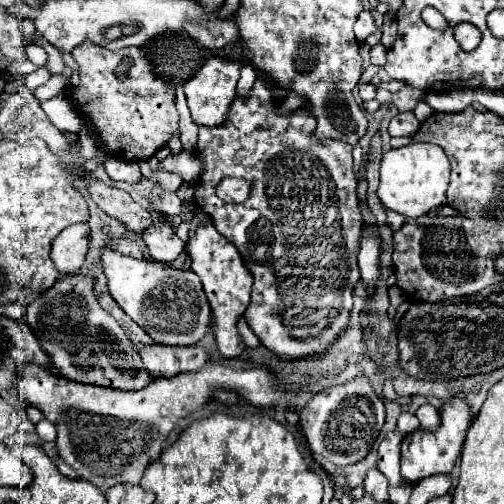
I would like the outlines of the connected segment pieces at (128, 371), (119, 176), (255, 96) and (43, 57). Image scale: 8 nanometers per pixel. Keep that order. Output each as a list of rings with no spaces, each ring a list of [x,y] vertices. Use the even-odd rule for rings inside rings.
[[[73,274],[57,280],[55,286],[43,292],[27,310],[27,322],[59,376],[119,390],[141,390],[151,384],[153,378],[139,368],[141,358],[129,336],[113,316],[99,306],[91,278]]]
[[[109,158],[105,162],[105,168],[107,168],[107,174],[113,180],[123,180],[123,182],[129,182],[129,184],[137,184],[137,182],[143,180],[143,174],[141,174],[141,168],[139,168],[137,162]]]
[[[257,78],[249,98],[235,98],[223,126],[199,128],[195,156],[203,160],[203,172],[195,188],[195,204],[213,216],[215,228],[237,246],[245,266],[255,278],[251,304],[243,314],[245,322],[263,346],[275,352],[283,362],[299,362],[305,358],[321,358],[349,328],[353,288],[361,278],[357,248],[363,216],[357,204],[351,148],[335,140],[319,144],[313,138],[317,120],[309,112],[299,108],[279,116],[275,108],[277,102],[271,96],[271,86],[263,78]],[[225,176],[245,178],[253,184],[251,196],[243,204],[225,204],[217,198],[215,188]]]
[[[29,44],[27,52],[29,52],[29,60],[31,60],[35,66],[43,66],[43,64],[47,62],[47,52],[45,52],[41,46]]]

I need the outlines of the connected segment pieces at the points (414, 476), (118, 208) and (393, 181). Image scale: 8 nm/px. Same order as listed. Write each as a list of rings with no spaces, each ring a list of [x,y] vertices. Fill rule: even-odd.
[[[455,394],[455,396],[449,396],[447,400],[443,400],[441,426],[437,430],[433,430],[433,432],[415,430],[415,432],[403,436],[403,442],[401,442],[401,478],[405,482],[417,484],[419,480],[423,480],[427,476],[451,474],[451,470],[459,458],[459,450],[461,450],[461,444],[463,444],[463,438],[467,434],[471,420],[473,420],[473,412],[471,412],[469,404],[465,402],[465,396]]]
[[[91,180],[87,184],[89,196],[93,198],[93,202],[111,218],[119,220],[127,230],[141,234],[149,224],[151,224],[151,216],[149,212],[145,212],[143,206],[139,206],[137,202],[133,202],[133,198],[113,186],[107,186],[103,182],[95,182]]]
[[[413,142],[403,148],[389,150],[381,160],[381,182],[377,196],[387,210],[407,218],[423,216],[425,212],[445,204],[445,190],[449,186],[449,158],[437,144]]]

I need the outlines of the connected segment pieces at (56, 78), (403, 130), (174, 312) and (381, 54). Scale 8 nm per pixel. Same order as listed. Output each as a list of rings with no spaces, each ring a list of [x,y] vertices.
[[[53,74],[43,86],[39,86],[39,88],[33,92],[33,96],[43,102],[43,100],[49,100],[49,98],[53,98],[53,96],[57,96],[57,94],[63,94],[65,88],[69,88],[69,86],[71,86],[71,78],[69,78],[69,76]]]
[[[399,112],[389,124],[389,136],[413,136],[419,130],[419,120],[413,112]]]
[[[115,248],[101,250],[101,264],[113,300],[133,322],[145,328],[145,332],[157,344],[193,346],[209,330],[211,308],[207,304],[201,280],[191,270],[179,270],[159,262],[123,256]]]
[[[381,43],[372,47],[370,50],[371,64],[375,66],[384,66],[387,62],[386,52],[386,48]]]

